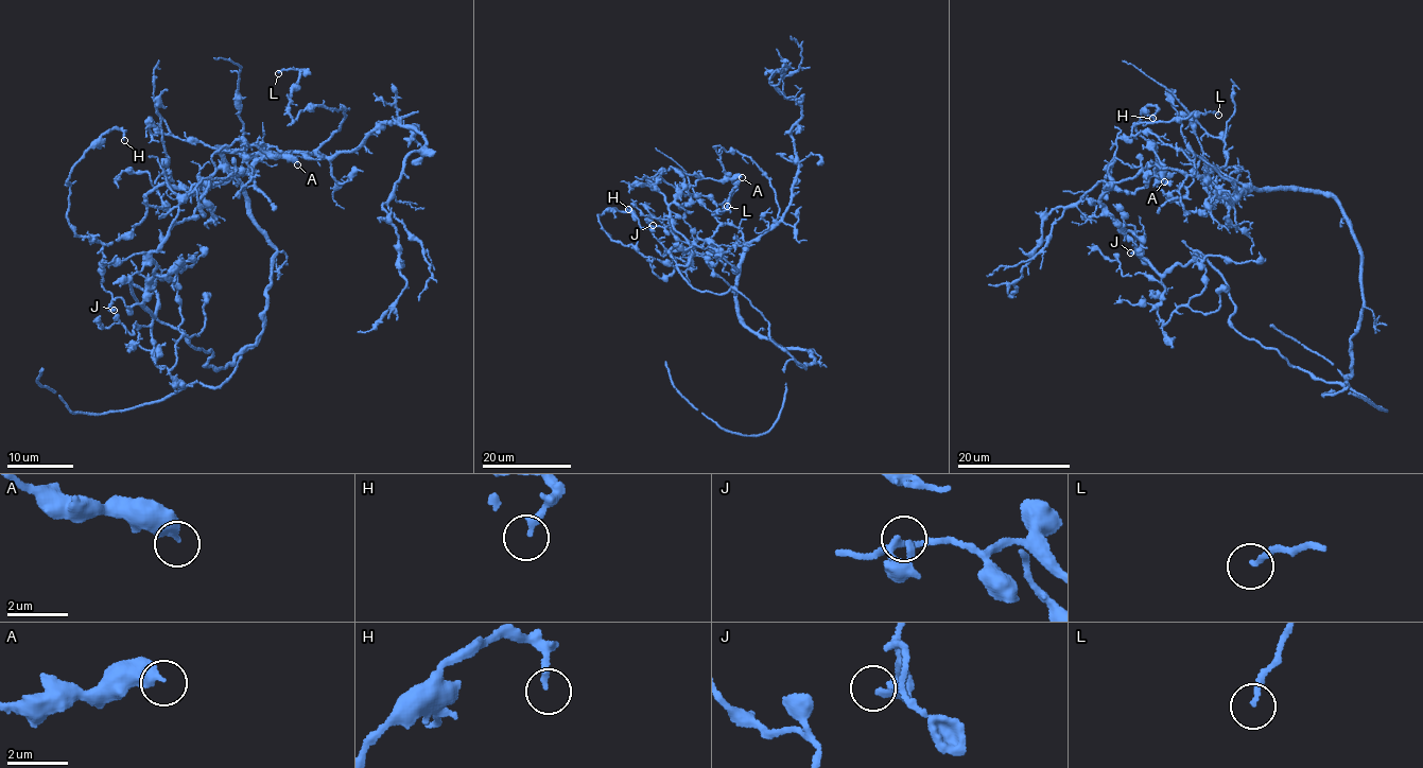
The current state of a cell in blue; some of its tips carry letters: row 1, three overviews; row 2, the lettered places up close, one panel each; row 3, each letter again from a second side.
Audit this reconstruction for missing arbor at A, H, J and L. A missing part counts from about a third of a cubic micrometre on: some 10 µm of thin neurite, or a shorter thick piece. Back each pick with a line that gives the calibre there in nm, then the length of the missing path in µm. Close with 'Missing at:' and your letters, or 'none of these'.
Missing at: none of these

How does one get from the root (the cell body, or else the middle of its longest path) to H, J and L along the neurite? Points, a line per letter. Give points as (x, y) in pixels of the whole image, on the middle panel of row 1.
H: (809, 352), (743, 323), (744, 245), (710, 255), (674, 246), (672, 266), (606, 234), (597, 215), (628, 209)
J: (809, 352), (813, 363), (800, 365), (733, 286), (696, 290), (678, 266), (690, 260), (690, 242), (653, 225)
L: (809, 352), (778, 345), (739, 314), (739, 263), (779, 210), (766, 174), (716, 145), (736, 187), (727, 206)

